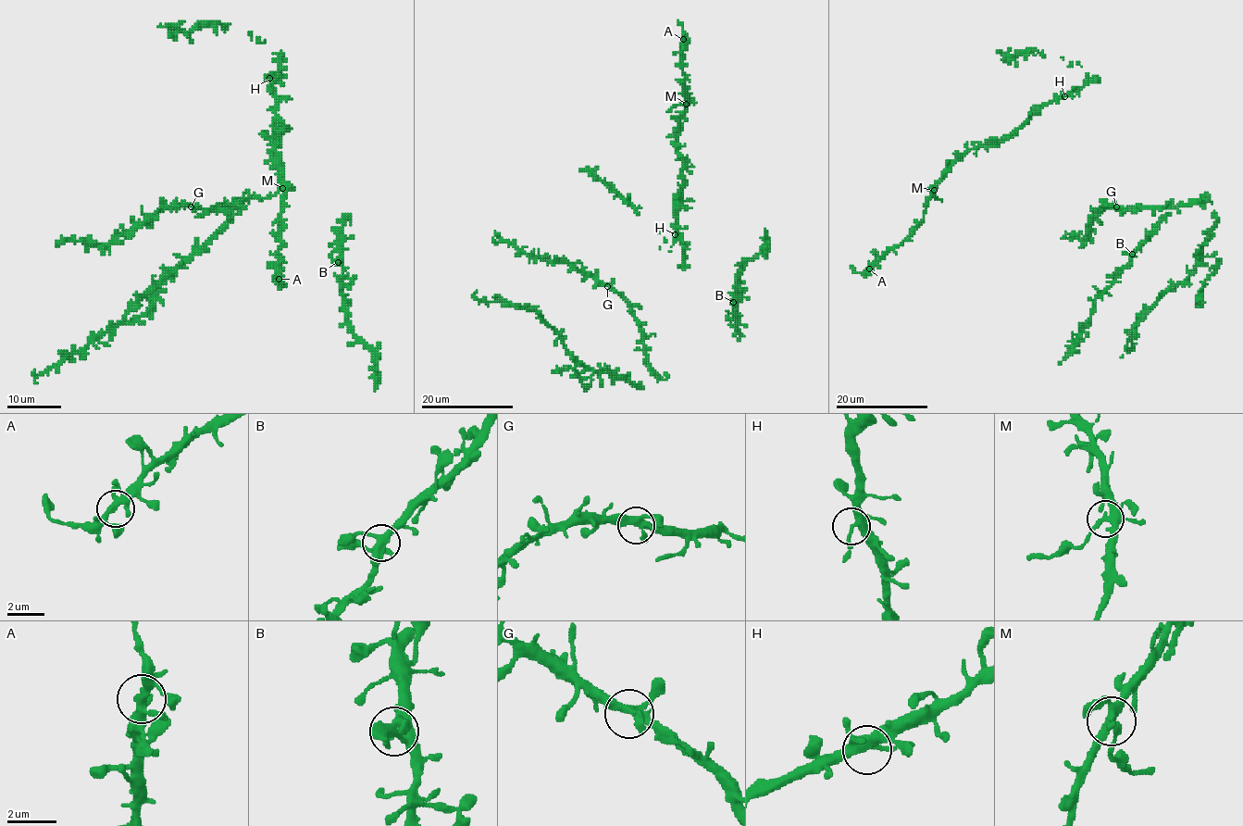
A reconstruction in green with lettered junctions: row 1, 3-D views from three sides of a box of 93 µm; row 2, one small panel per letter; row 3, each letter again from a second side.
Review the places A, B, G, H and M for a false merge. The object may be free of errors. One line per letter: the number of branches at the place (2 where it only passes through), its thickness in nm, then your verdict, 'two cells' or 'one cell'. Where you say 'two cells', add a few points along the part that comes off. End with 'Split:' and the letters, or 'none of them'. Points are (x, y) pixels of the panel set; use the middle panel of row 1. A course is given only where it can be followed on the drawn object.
A: branches 5; calibre 300 nm; one cell
B: branches 4; calibre 360 nm; one cell
G: branches 4; calibre 320 nm; one cell
H: branches 5; calibre 360 nm; one cell
M: branches 5; calibre 360 nm; two cells; course (685, 103), (675, 104), (665, 112)
Split: M

